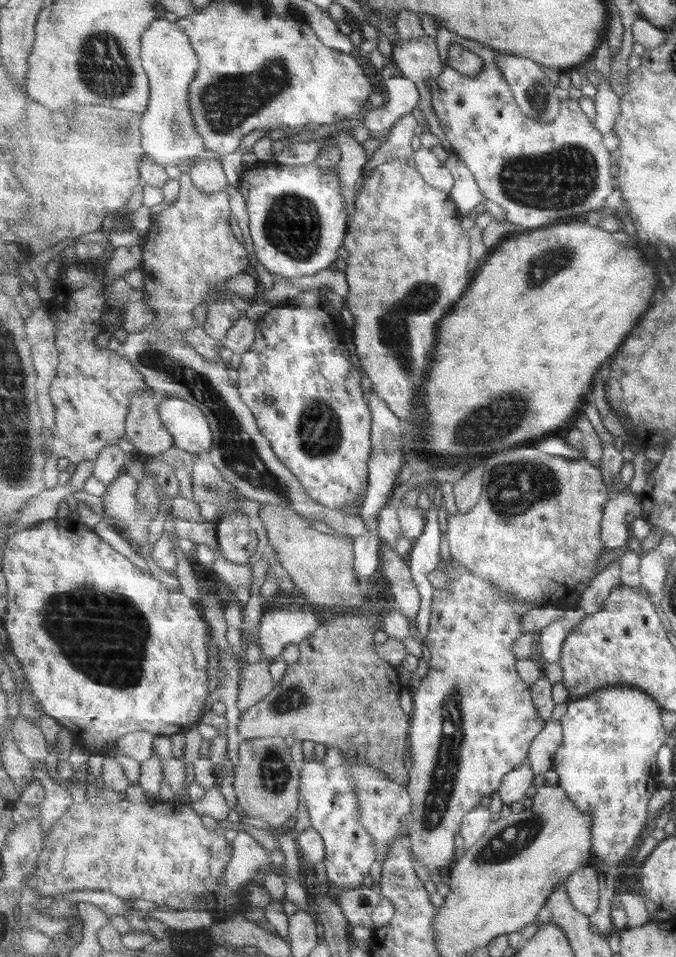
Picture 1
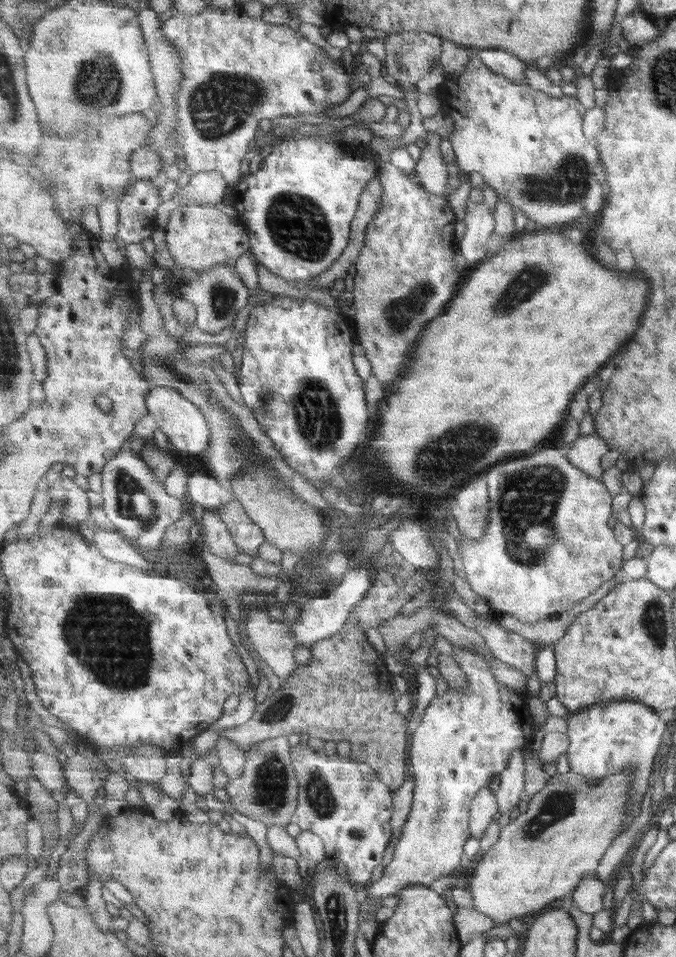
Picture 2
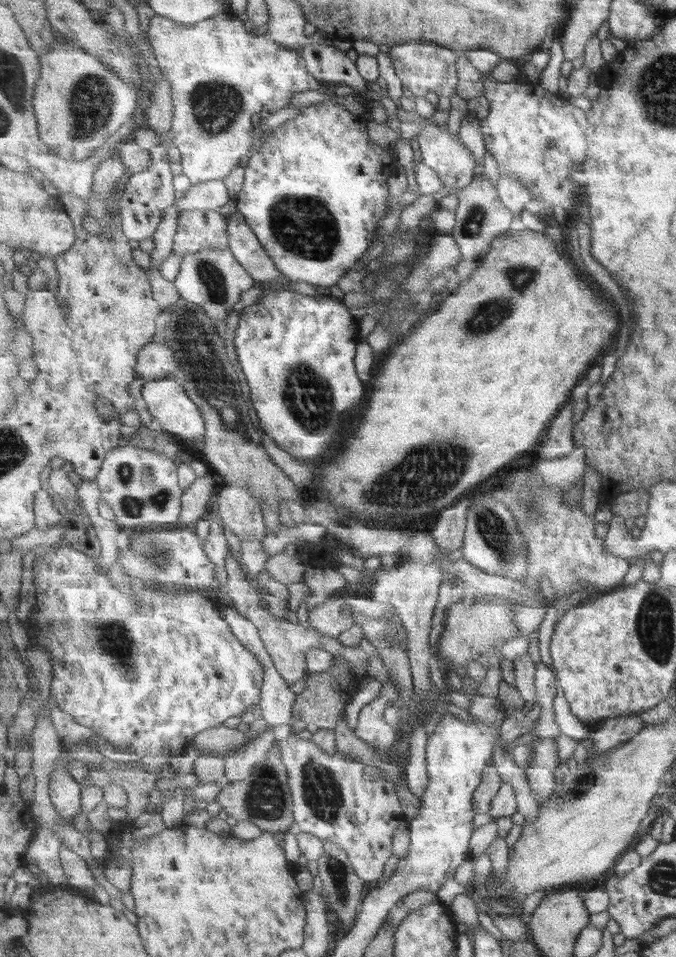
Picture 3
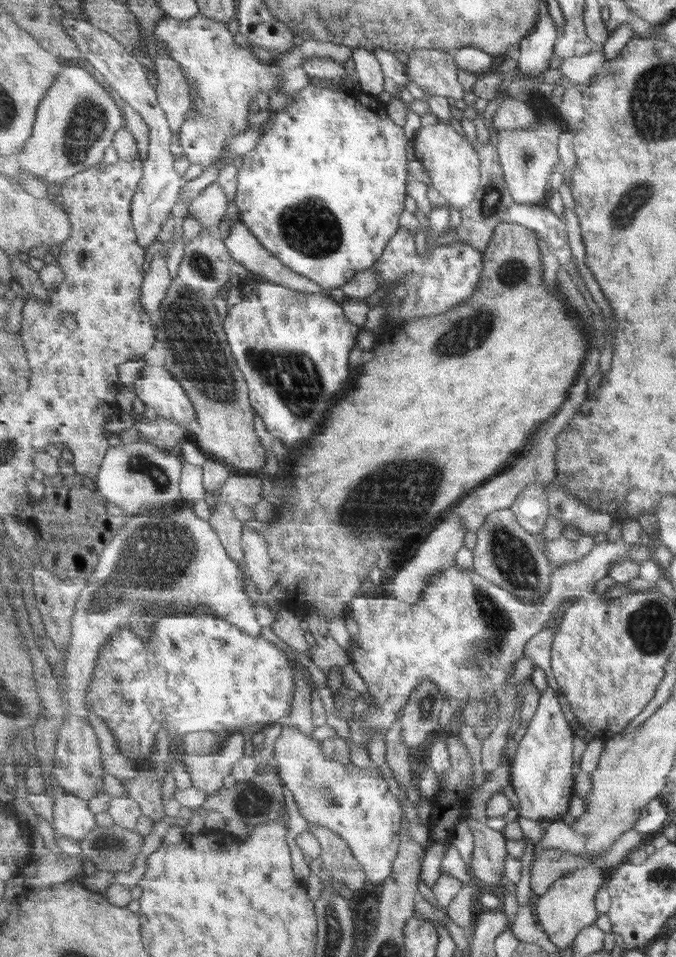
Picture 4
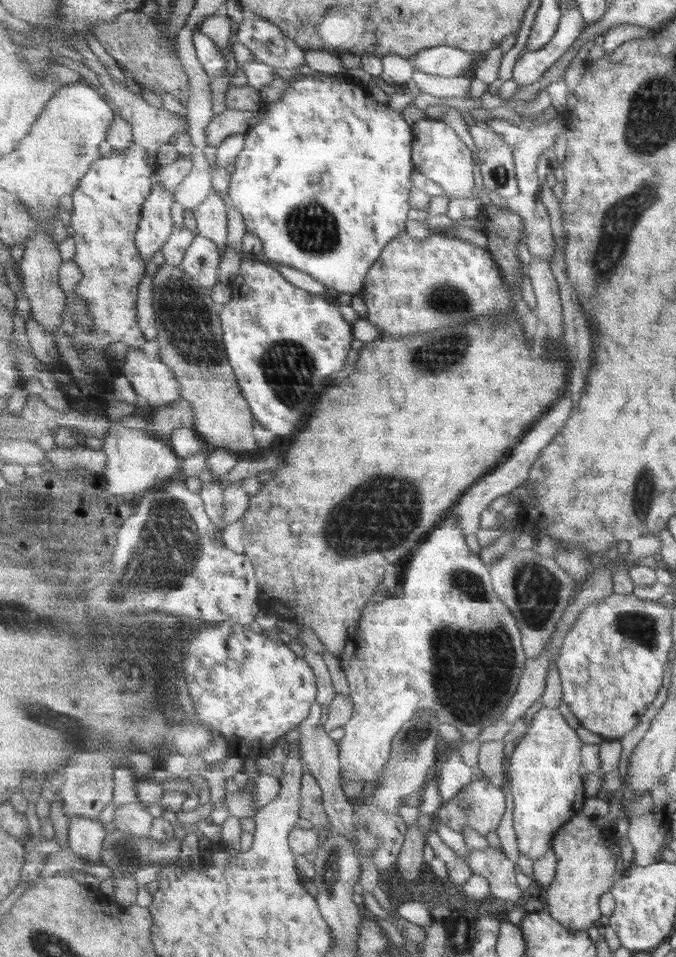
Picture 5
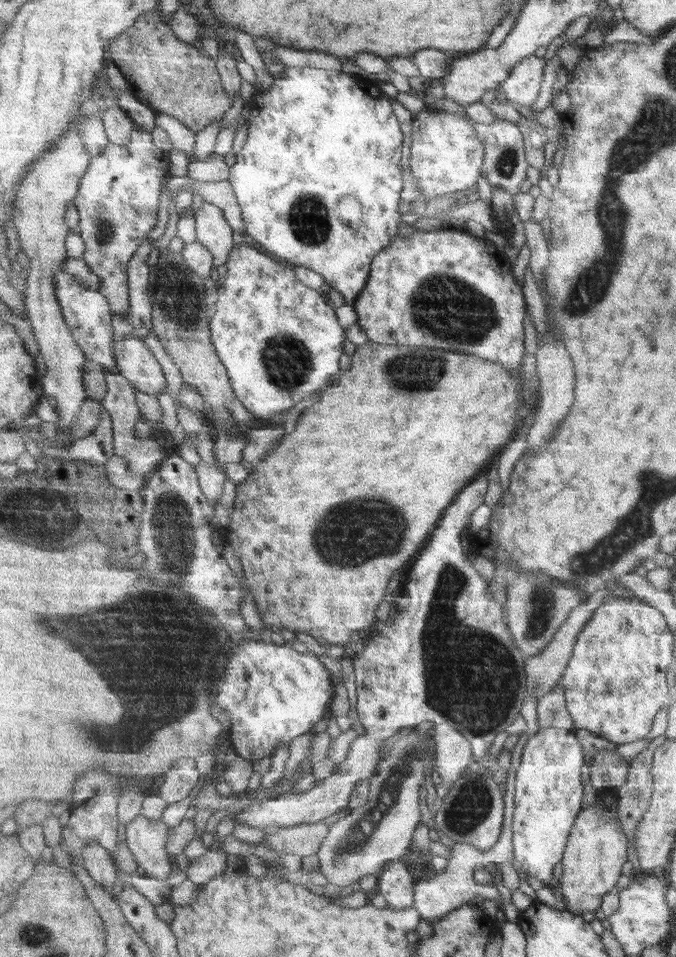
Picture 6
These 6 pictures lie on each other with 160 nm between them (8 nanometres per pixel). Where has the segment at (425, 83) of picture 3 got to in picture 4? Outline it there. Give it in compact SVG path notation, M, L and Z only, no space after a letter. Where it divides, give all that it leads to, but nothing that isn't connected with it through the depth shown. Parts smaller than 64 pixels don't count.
M418 49L409 52L408 75L419 88L429 94L452 97L465 96L466 88L459 82L460 68L447 51Z

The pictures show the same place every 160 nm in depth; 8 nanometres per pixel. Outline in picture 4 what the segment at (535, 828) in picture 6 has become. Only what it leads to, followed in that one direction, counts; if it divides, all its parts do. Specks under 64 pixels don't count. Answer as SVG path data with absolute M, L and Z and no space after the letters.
M546 687L529 725L525 737L518 743L517 756L510 766L511 786L518 797L519 812L530 820L562 820L570 812L573 781L577 766L574 762L575 736L577 736L551 687Z

